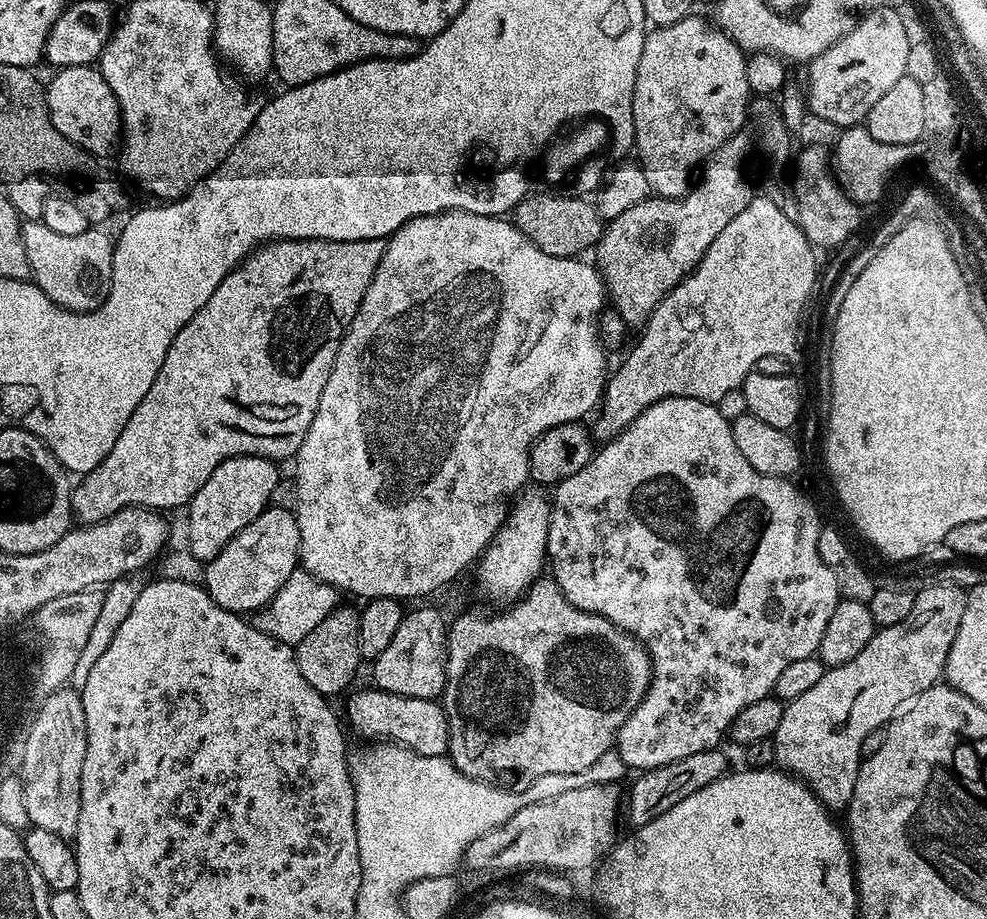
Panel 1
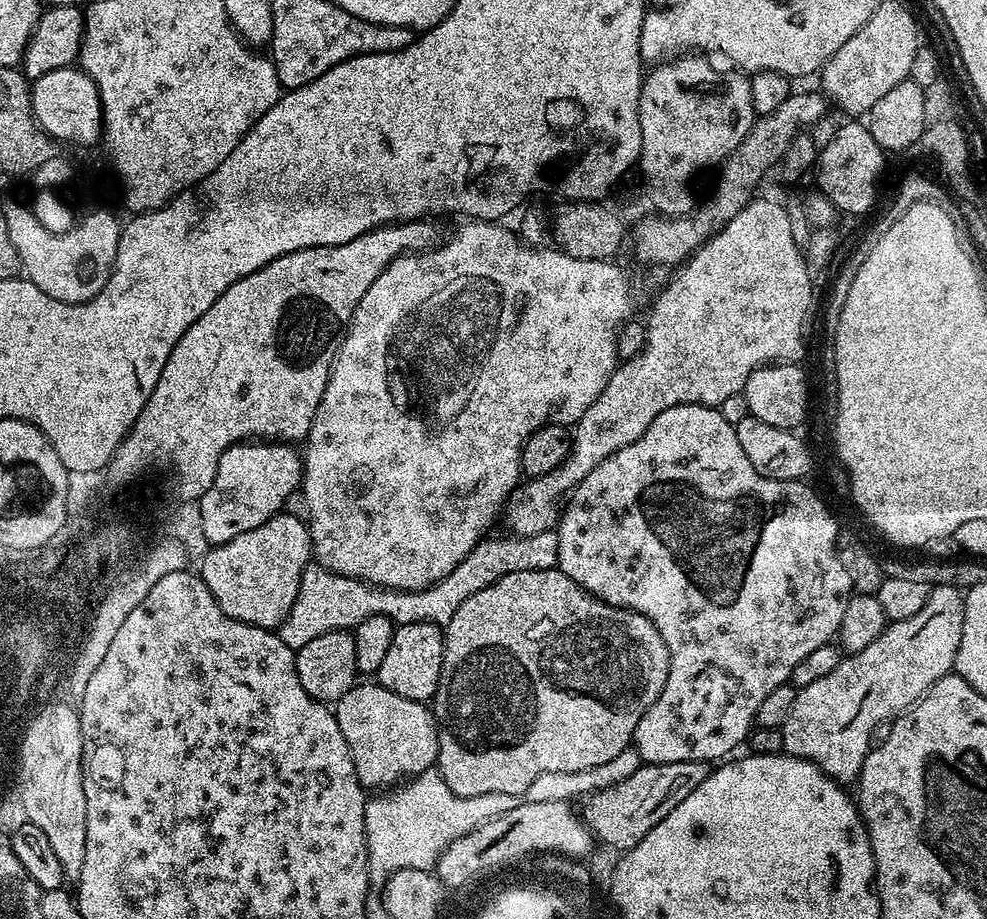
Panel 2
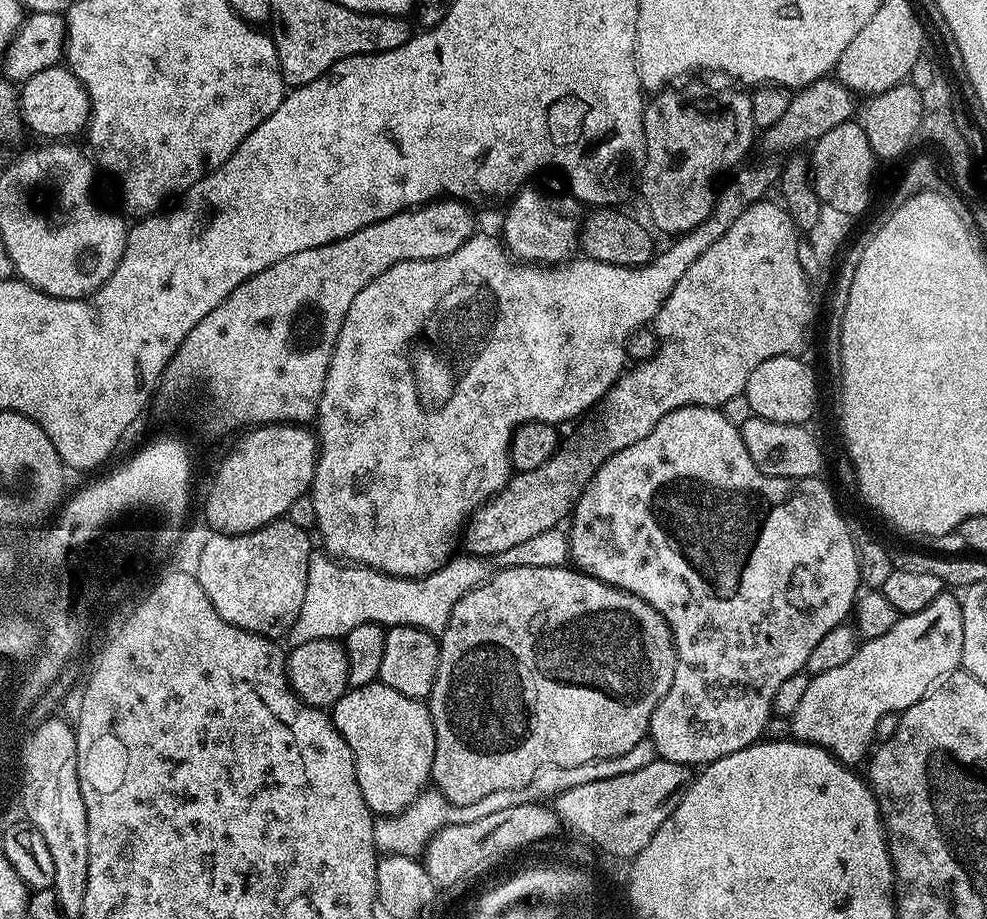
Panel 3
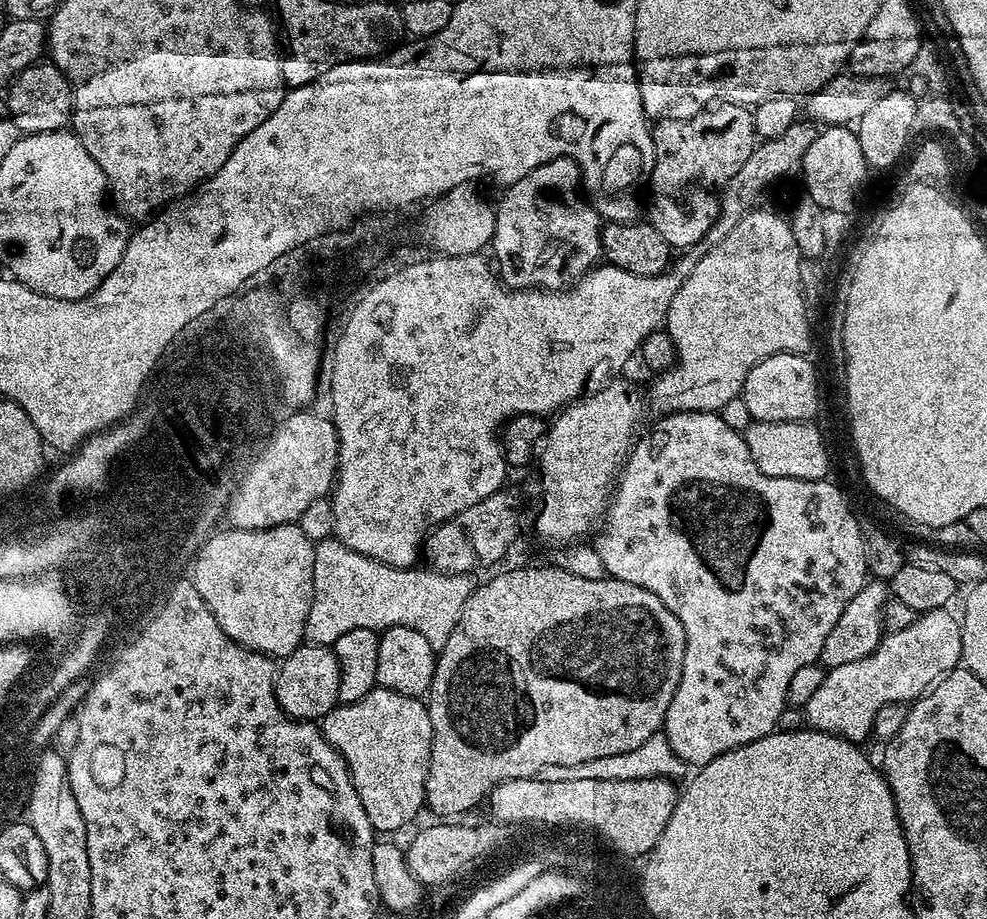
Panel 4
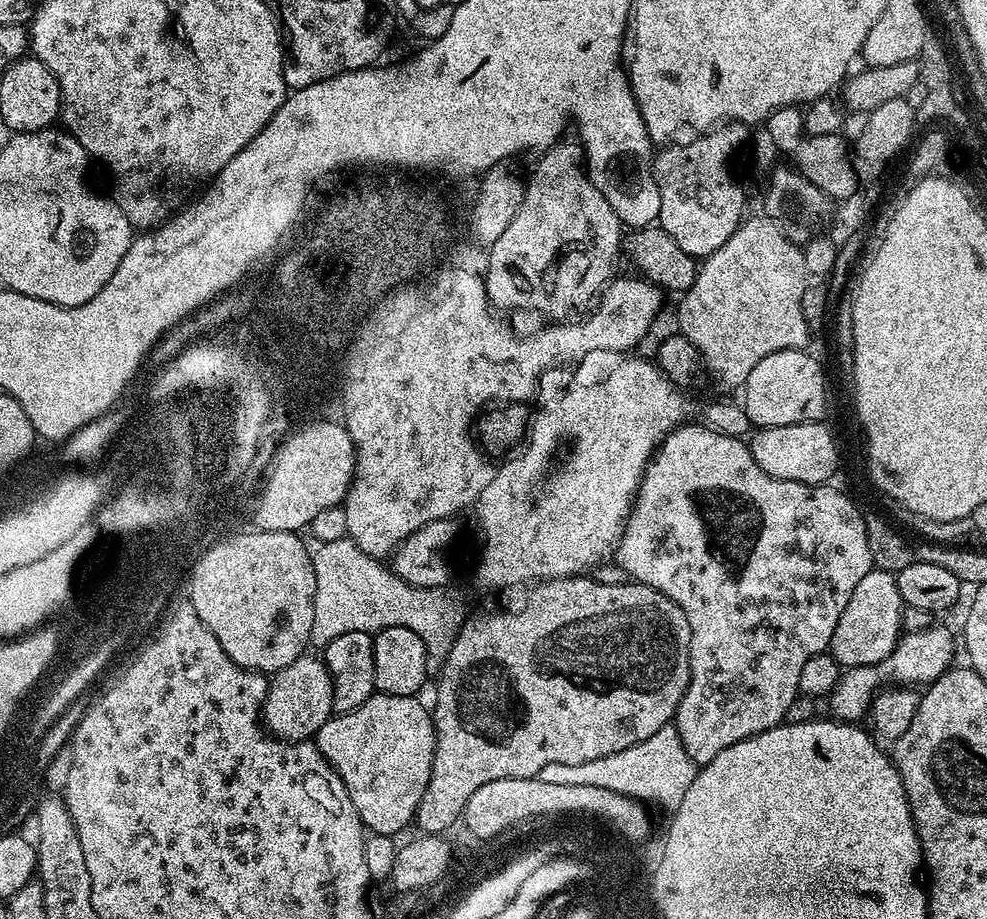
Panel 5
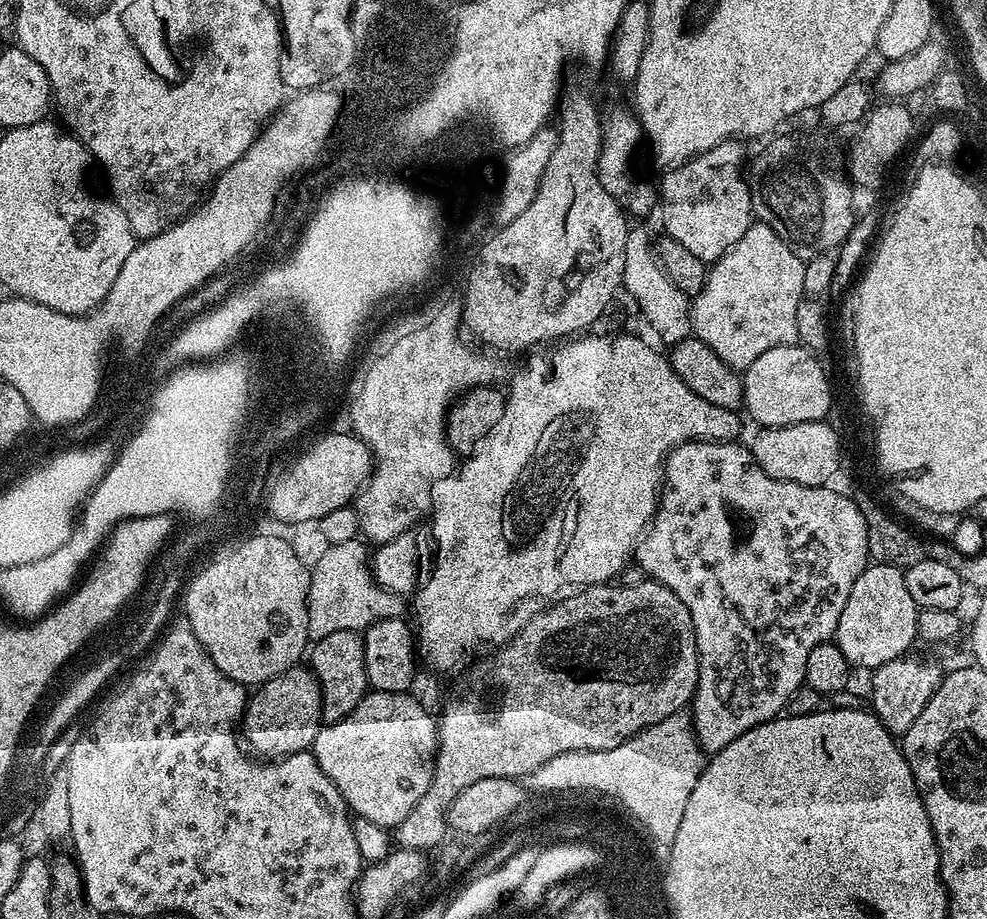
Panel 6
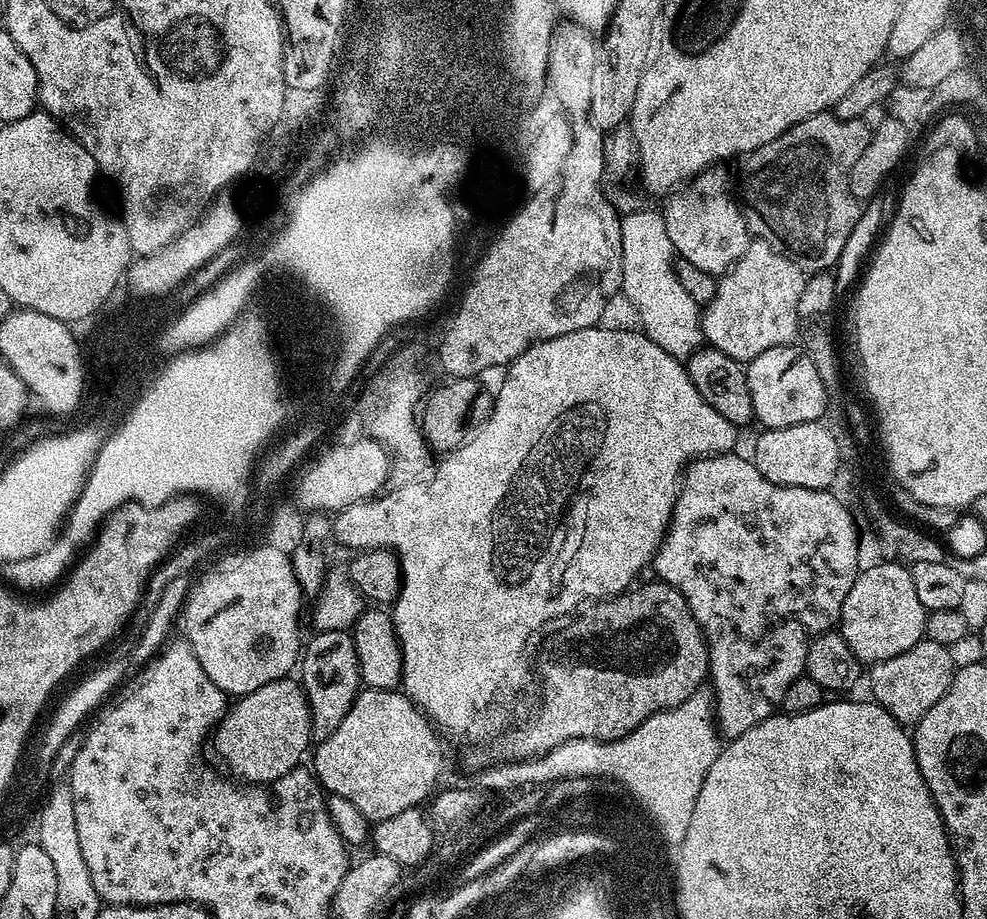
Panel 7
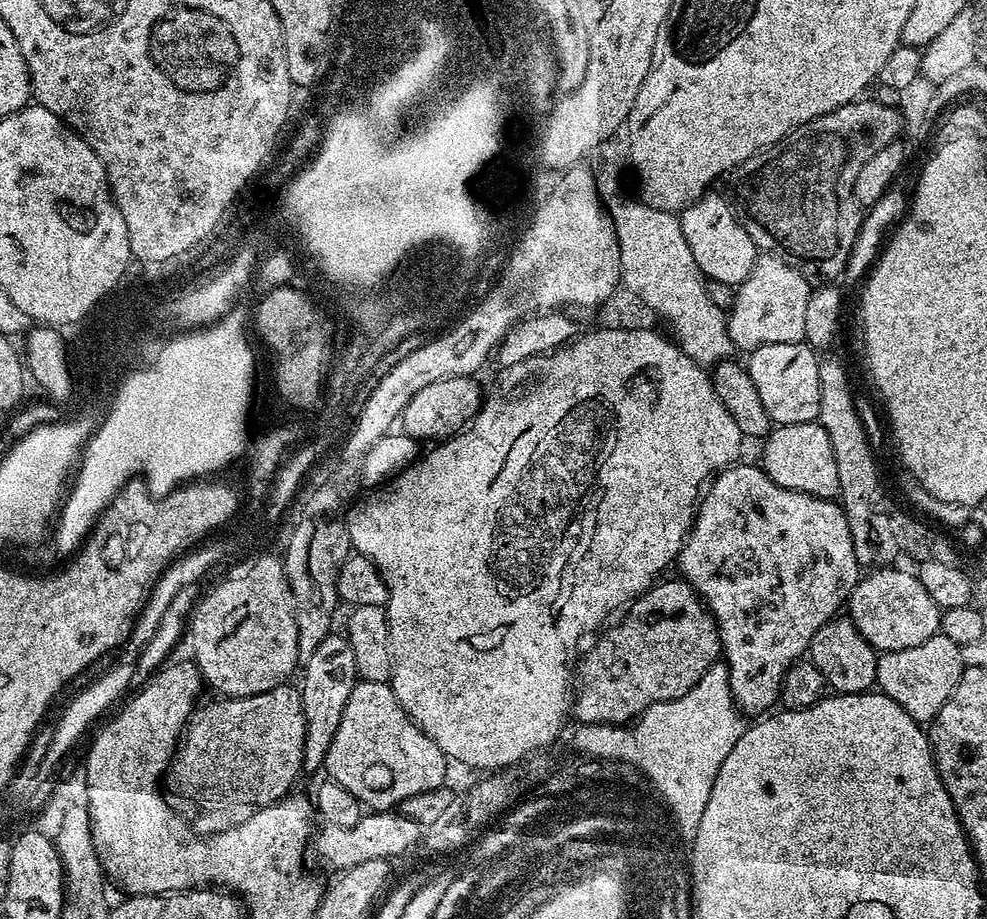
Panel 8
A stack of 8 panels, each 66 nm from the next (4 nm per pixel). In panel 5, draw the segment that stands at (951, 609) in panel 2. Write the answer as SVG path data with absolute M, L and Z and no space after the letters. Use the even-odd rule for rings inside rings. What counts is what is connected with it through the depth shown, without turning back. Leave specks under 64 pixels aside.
M939 626L923 628L917 632L904 632L892 653L883 662L871 668L866 666L850 668L841 675L836 689L826 700L826 703L832 707L831 715L845 722L863 721L862 718L865 719L869 715L873 697L881 687L880 676L885 676L888 682L896 686L927 686L953 667L952 651L955 648L958 648L957 641L955 644L951 634Z

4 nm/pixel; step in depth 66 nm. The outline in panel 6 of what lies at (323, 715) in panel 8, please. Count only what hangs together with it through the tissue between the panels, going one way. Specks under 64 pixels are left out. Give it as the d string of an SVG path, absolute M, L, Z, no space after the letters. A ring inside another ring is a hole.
M337 630L335 634L326 634L326 638L315 641L311 645L310 656L311 652L310 667L322 694L323 723L333 724L346 718L346 714L350 714L350 710L354 710L354 706L358 706L370 691L366 678L364 637L354 630Z

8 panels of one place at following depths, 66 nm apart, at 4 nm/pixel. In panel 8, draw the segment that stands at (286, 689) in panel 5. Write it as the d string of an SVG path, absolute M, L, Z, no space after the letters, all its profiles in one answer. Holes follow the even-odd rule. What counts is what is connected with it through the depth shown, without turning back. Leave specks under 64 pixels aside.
M285 682L274 686L274 690L266 690L262 694L253 696L237 696L235 698L216 698L213 704L197 707L192 714L192 719L188 722L188 727L182 737L182 743L177 747L175 756L166 773L166 784L172 787L172 792L176 796L181 796L184 800L196 804L196 824L201 828L201 833L211 834L222 832L226 828L232 828L235 824L241 824L246 818L250 818L260 808L269 808L271 804L277 804L293 791L296 779L304 772L304 747L306 746L306 714L302 714L302 698L299 687Z

